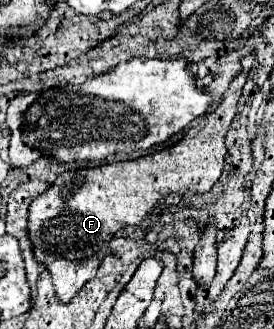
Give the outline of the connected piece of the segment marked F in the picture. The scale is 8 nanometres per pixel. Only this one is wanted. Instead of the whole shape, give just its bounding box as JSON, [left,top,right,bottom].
[28,52,254,302]

